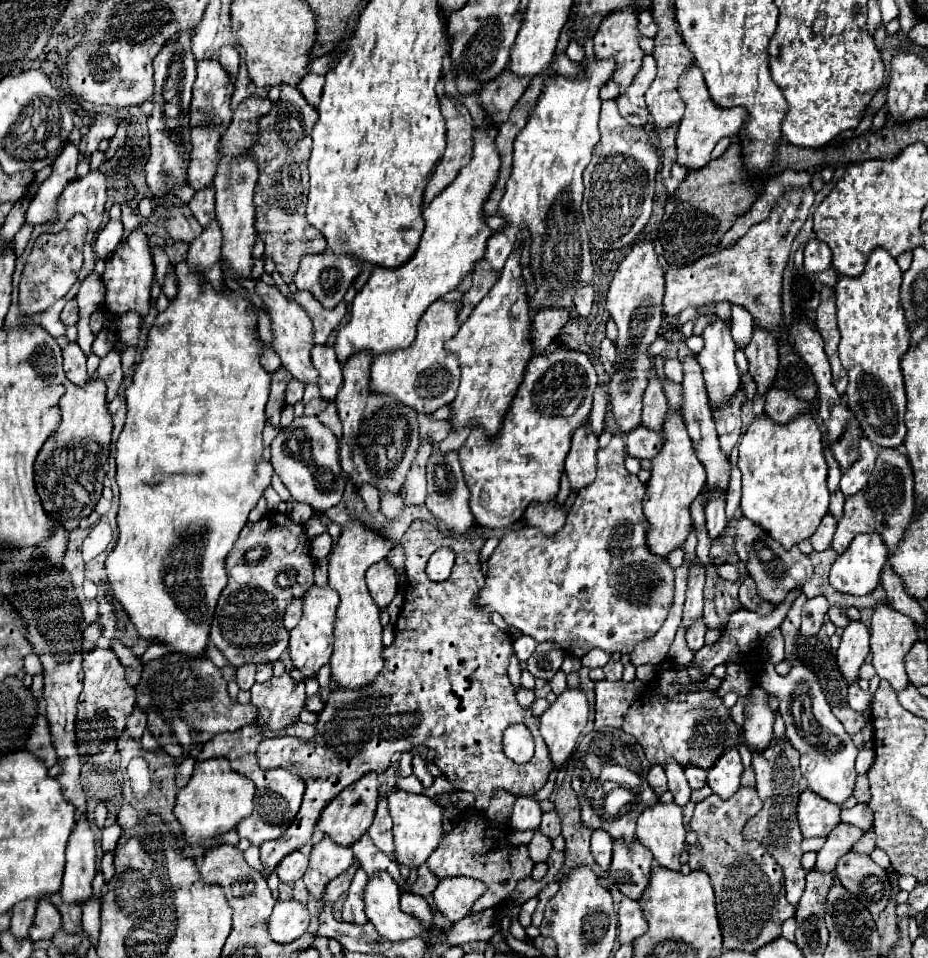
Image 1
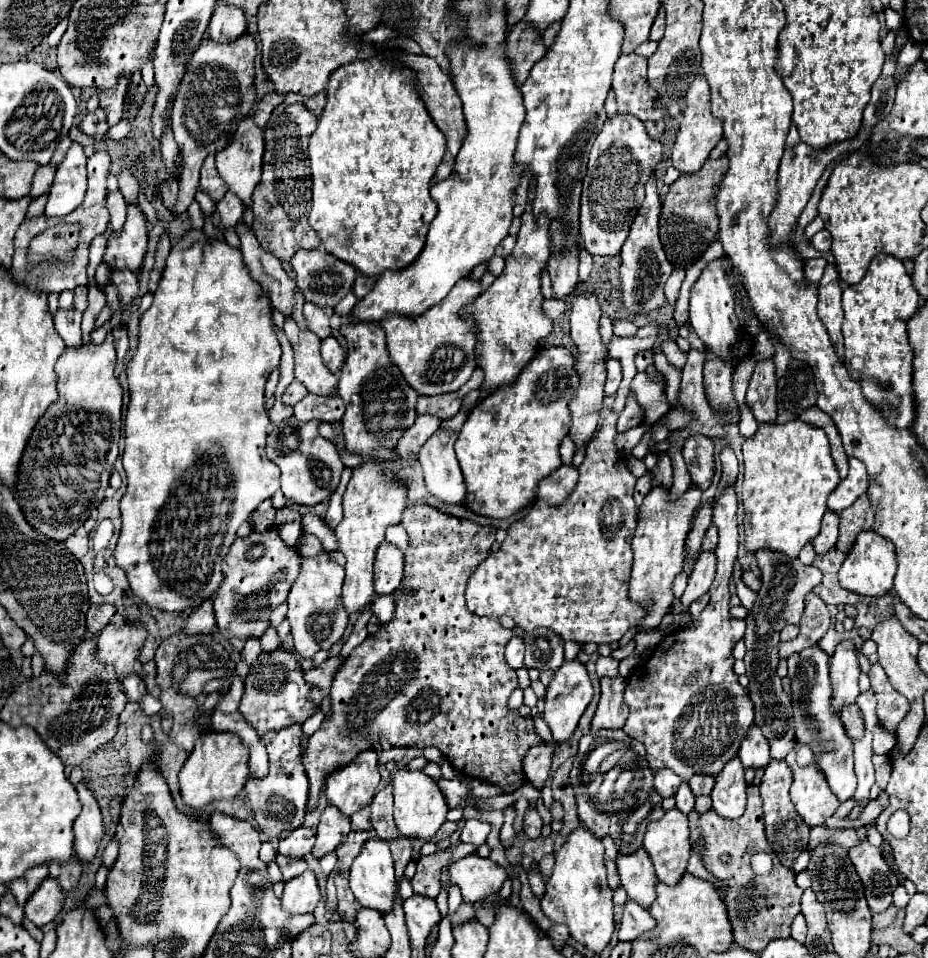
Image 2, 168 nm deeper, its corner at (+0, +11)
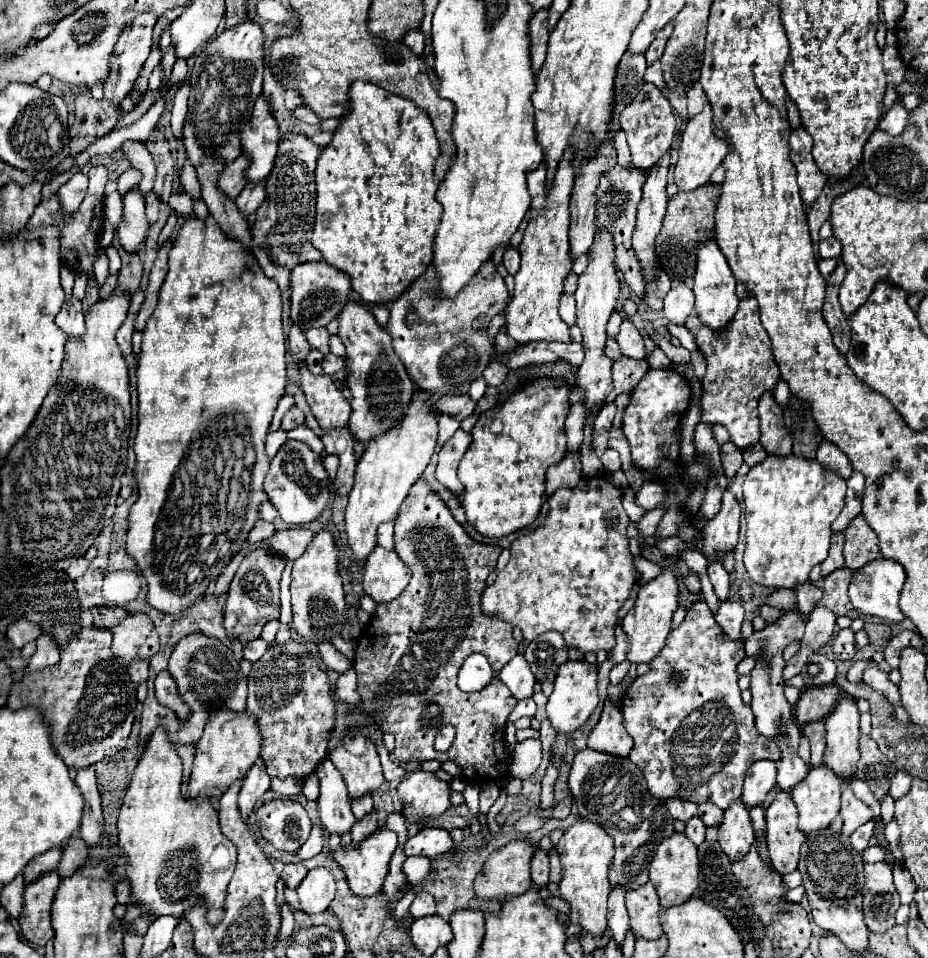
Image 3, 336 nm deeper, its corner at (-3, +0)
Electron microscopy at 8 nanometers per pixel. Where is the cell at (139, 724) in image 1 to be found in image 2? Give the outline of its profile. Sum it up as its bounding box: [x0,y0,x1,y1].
[123,672,147,702]

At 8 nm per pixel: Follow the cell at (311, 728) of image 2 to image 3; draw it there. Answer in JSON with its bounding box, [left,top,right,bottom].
[270,777,303,797]

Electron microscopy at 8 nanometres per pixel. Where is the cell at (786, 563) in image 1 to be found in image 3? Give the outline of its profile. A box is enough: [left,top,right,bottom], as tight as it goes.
[746,581,822,791]

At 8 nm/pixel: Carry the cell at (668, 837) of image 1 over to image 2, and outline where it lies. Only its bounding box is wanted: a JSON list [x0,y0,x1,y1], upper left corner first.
[645,808,691,886]

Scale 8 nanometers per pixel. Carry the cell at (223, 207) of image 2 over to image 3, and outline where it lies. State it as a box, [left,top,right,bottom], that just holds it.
[236,183,266,217]

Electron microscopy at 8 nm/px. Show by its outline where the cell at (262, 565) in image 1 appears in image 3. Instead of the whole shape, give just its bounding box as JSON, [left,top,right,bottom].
[224,549,286,645]

